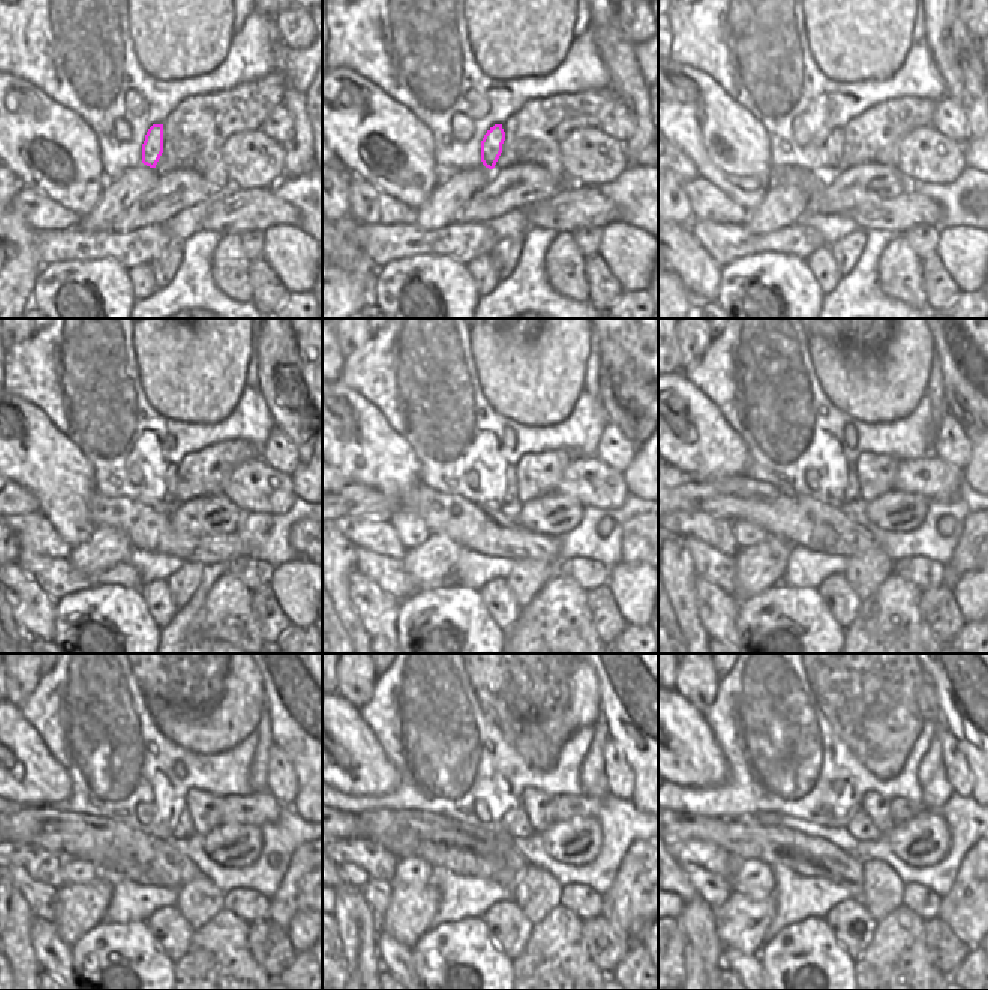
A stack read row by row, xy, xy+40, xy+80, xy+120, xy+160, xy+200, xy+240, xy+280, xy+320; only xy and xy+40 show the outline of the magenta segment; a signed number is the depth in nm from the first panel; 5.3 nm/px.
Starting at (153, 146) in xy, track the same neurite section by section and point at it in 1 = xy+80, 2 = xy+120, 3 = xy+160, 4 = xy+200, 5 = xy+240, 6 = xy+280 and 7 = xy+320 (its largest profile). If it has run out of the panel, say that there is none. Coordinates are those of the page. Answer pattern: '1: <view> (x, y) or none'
1: xy+80 (834, 143)
2: xy+120 (170, 503)
3: xy+160 (511, 491)
4: xy+200 (852, 489)
5: xy+240 (183, 828)
6: xy+280 (520, 828)
7: xy+320 (859, 827)

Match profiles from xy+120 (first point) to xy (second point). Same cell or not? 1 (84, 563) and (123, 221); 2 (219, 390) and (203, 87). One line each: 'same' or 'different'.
1: different
2: different

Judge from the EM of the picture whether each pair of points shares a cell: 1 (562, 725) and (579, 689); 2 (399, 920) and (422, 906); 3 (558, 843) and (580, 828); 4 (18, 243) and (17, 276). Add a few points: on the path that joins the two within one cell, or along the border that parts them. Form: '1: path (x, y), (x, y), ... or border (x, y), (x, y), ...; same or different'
1: path (571, 716), (579, 708), (579, 698); same
2: path (405, 918), (416, 908); same
3: path (564, 840), (574, 834); same
4: path (17, 251), (17, 269); same

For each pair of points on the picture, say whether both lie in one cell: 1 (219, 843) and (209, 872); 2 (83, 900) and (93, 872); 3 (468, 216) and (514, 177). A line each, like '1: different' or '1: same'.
1: different
2: different
3: same

